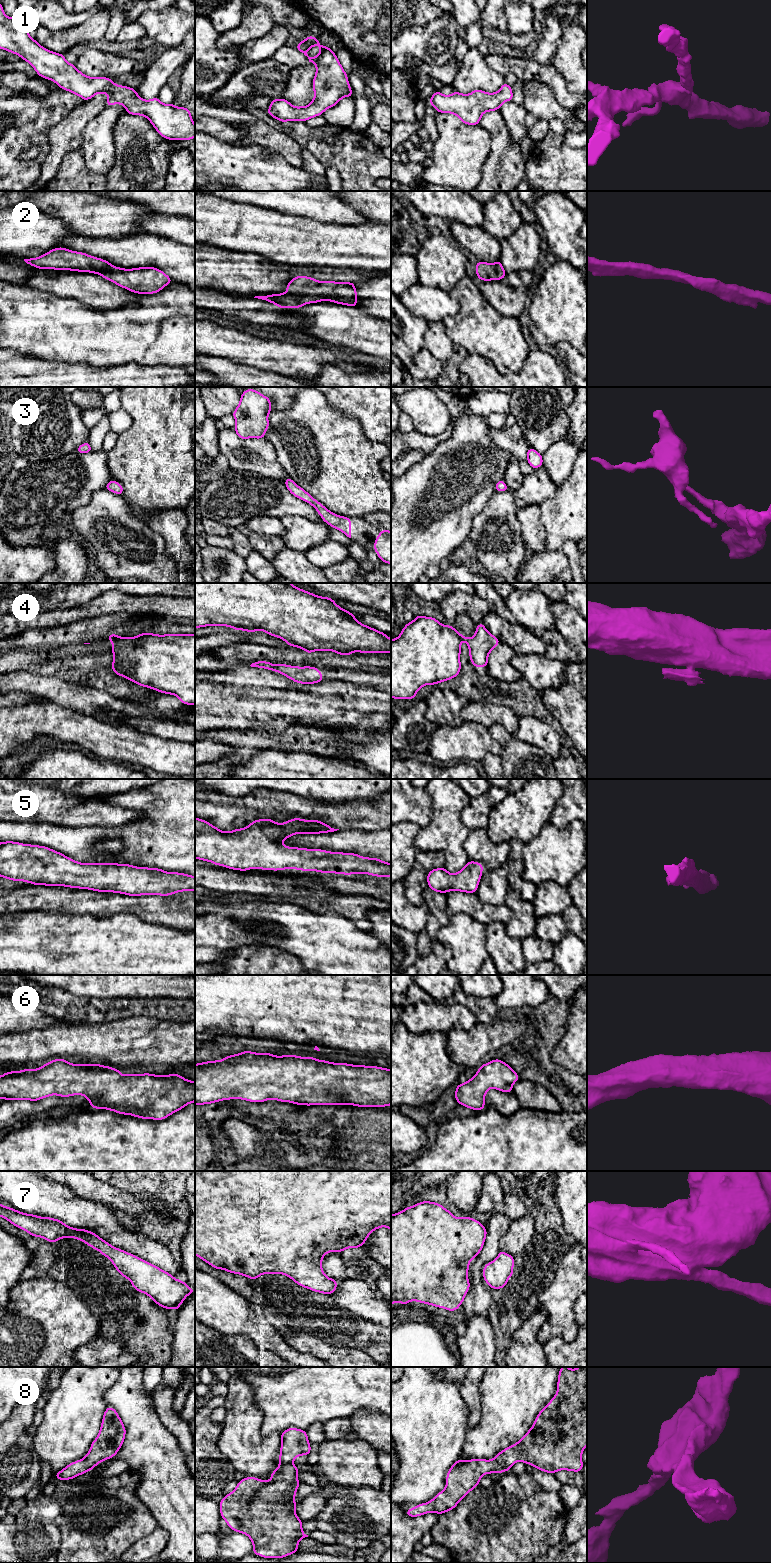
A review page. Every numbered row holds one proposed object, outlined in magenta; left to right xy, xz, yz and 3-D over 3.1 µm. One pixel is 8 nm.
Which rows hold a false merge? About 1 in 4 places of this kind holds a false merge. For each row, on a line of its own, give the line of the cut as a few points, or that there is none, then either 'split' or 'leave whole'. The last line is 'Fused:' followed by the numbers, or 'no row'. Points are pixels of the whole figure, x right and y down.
1: no cut; leave whole
2: no cut; leave whole
3: no cut; leave whole
4: cut in yz along (460, 635), (462, 639); split
5: no cut; leave whole
6: no cut; leave whole
7: no cut; leave whole
8: no cut; leave whole
Fused: 4

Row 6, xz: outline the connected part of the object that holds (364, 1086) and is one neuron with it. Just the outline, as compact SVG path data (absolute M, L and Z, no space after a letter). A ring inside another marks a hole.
M252 1051L195 1064L195 1105L230 1099L256 1103L274 1099L306 1106L385 1107L391 1105L391 1069Z

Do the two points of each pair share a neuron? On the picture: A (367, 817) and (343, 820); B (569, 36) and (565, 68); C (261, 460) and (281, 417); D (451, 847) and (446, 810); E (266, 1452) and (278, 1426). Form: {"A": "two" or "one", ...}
{"A": "one", "B": "one", "C": "two", "D": "one", "E": "two"}

